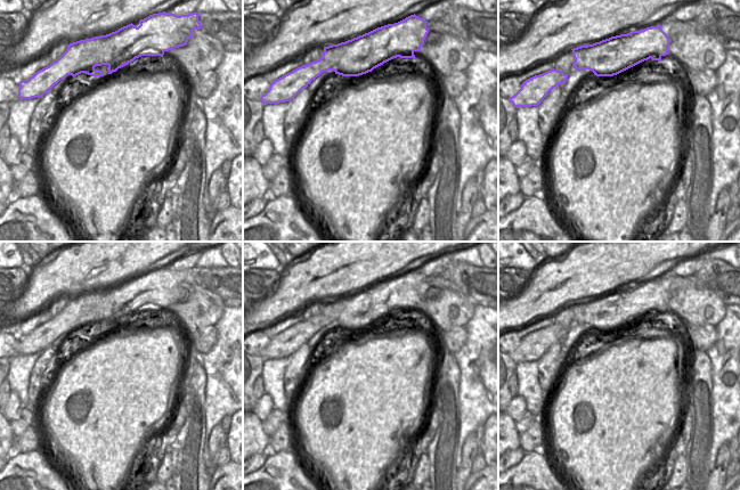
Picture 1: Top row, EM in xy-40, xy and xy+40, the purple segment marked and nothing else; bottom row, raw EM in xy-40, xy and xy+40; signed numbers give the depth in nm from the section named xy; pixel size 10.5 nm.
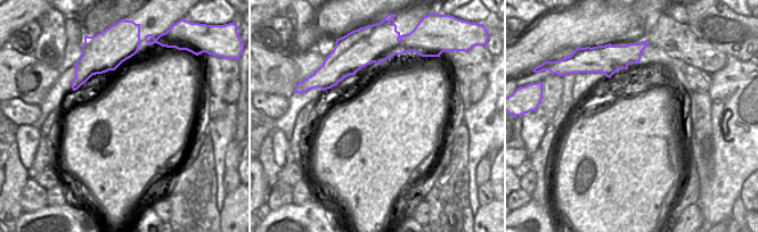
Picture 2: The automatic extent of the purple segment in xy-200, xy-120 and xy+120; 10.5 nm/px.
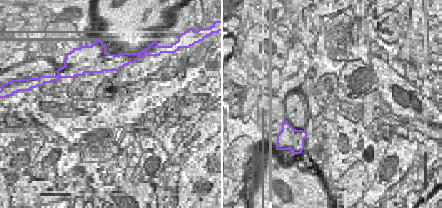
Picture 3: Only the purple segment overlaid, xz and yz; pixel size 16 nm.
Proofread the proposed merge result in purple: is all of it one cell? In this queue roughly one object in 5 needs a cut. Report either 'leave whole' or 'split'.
split

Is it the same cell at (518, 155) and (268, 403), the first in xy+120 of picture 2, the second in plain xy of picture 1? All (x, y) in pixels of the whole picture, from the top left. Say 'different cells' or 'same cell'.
same cell

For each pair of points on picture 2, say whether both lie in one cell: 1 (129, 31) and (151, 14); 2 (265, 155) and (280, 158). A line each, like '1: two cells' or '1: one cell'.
1: one cell
2: two cells

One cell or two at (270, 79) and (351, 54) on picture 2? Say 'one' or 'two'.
two

